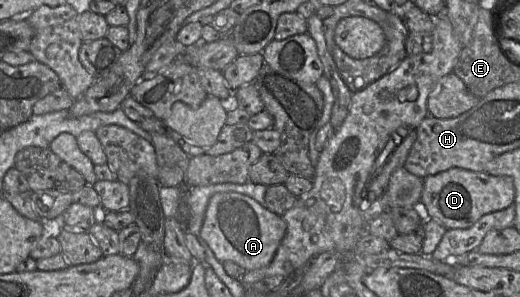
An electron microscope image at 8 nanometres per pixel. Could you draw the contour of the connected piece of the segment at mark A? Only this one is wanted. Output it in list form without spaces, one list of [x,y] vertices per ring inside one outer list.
[[[219,192],[214,194],[207,204],[199,238],[210,247],[221,263],[231,261],[248,271],[265,267],[272,261],[286,229],[287,225],[282,216],[269,211],[253,198],[237,192]]]

